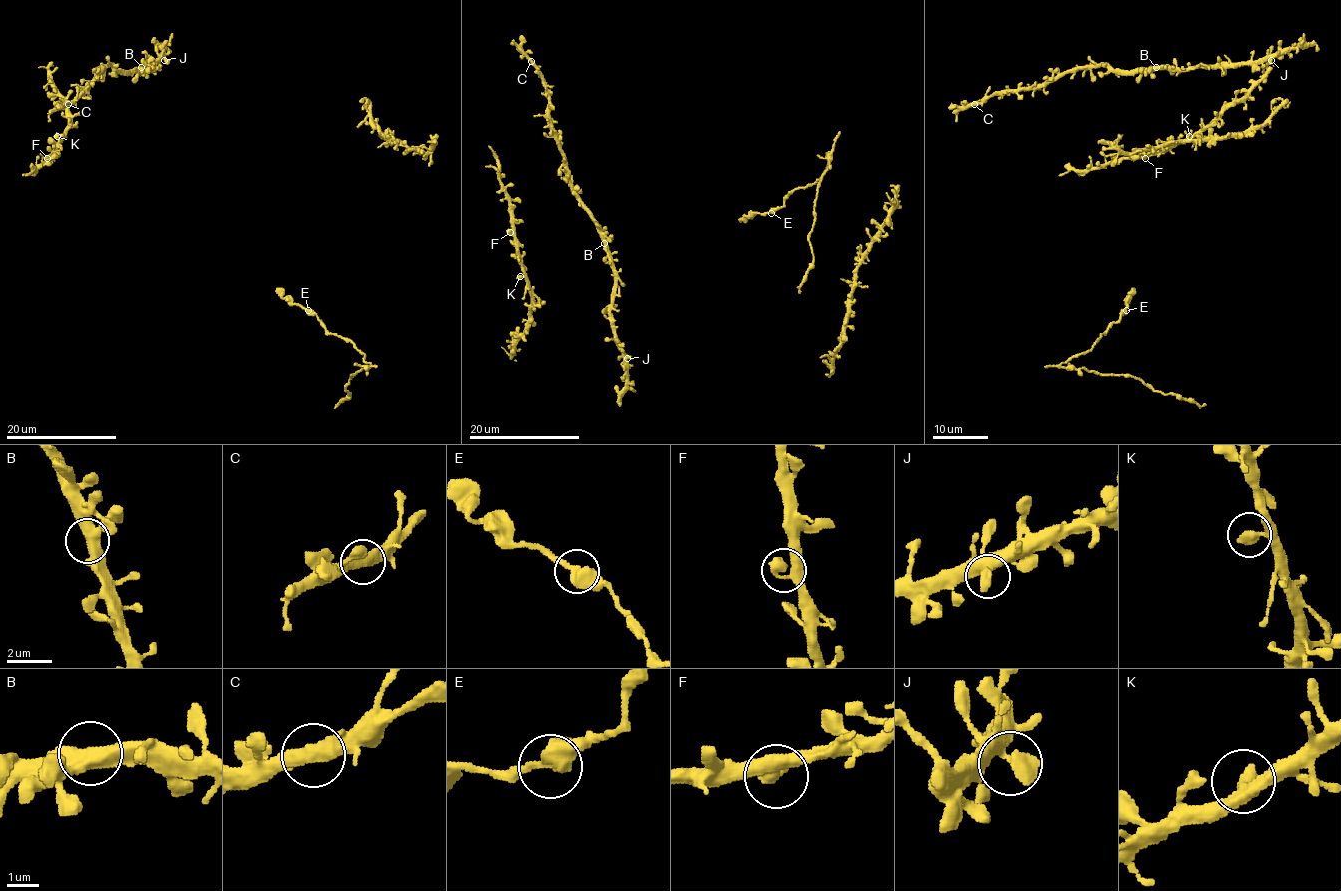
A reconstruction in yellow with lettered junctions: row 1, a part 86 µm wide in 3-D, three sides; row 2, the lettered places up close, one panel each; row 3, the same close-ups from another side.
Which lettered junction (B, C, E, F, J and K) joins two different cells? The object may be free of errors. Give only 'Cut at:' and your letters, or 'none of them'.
Cut at: none of them

